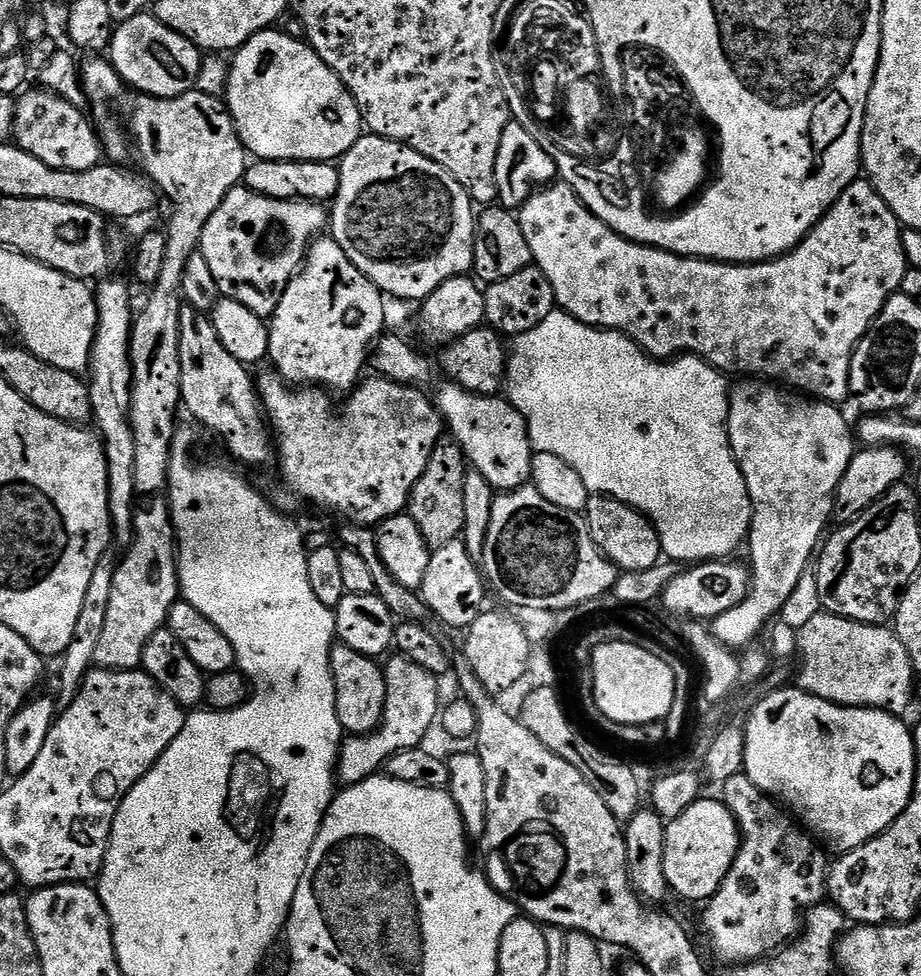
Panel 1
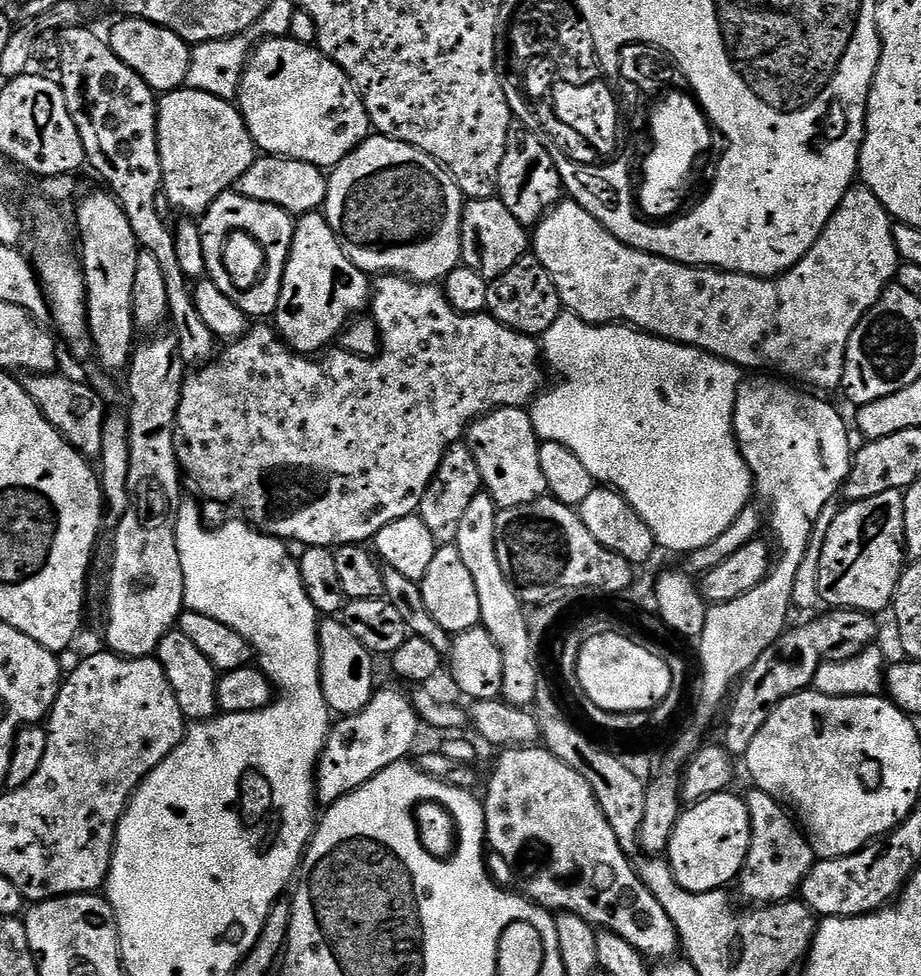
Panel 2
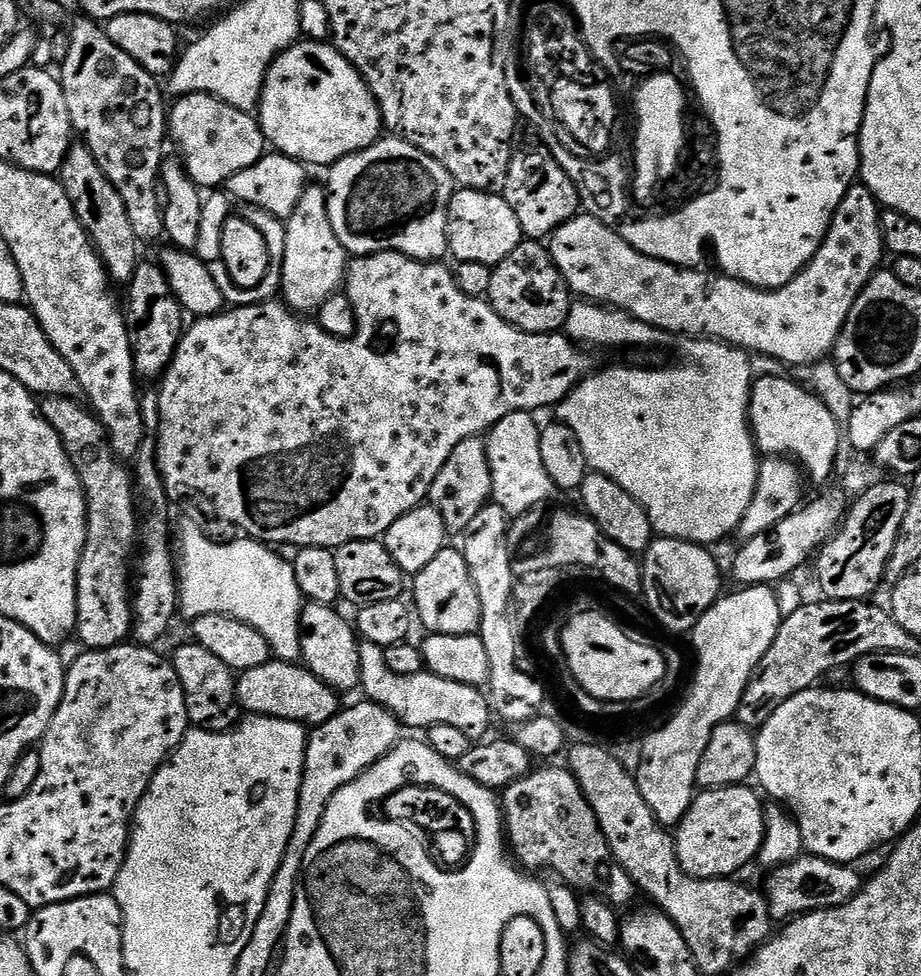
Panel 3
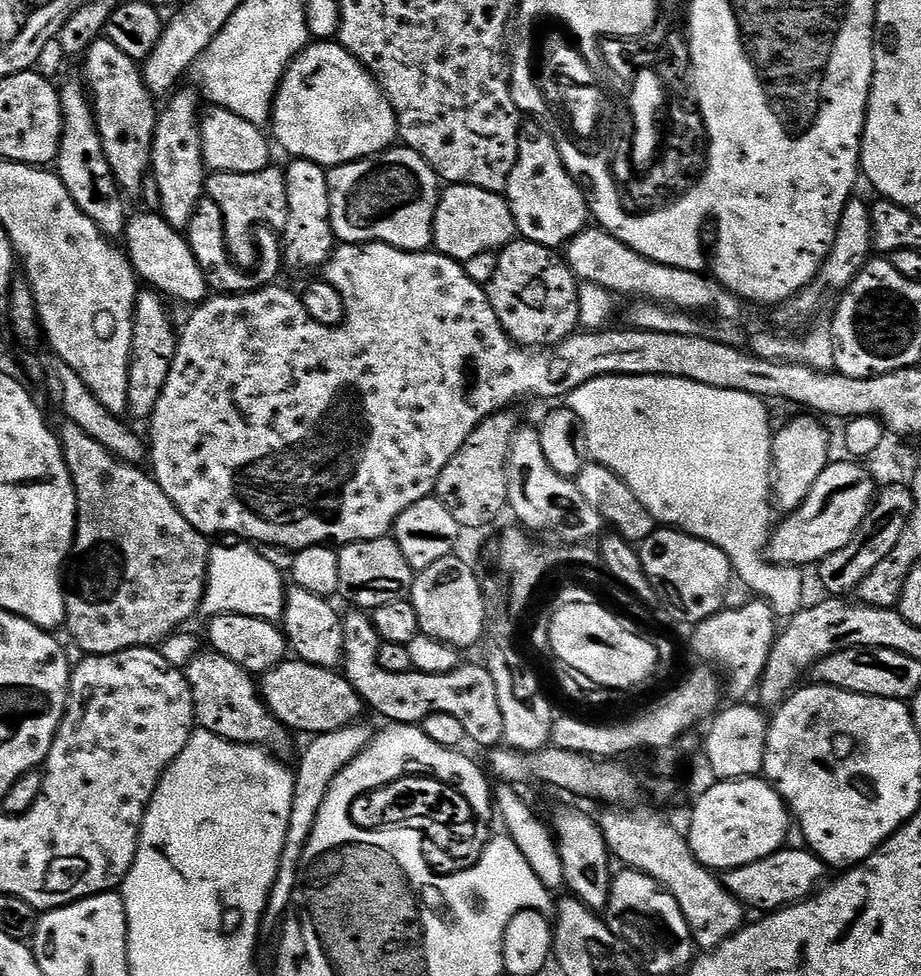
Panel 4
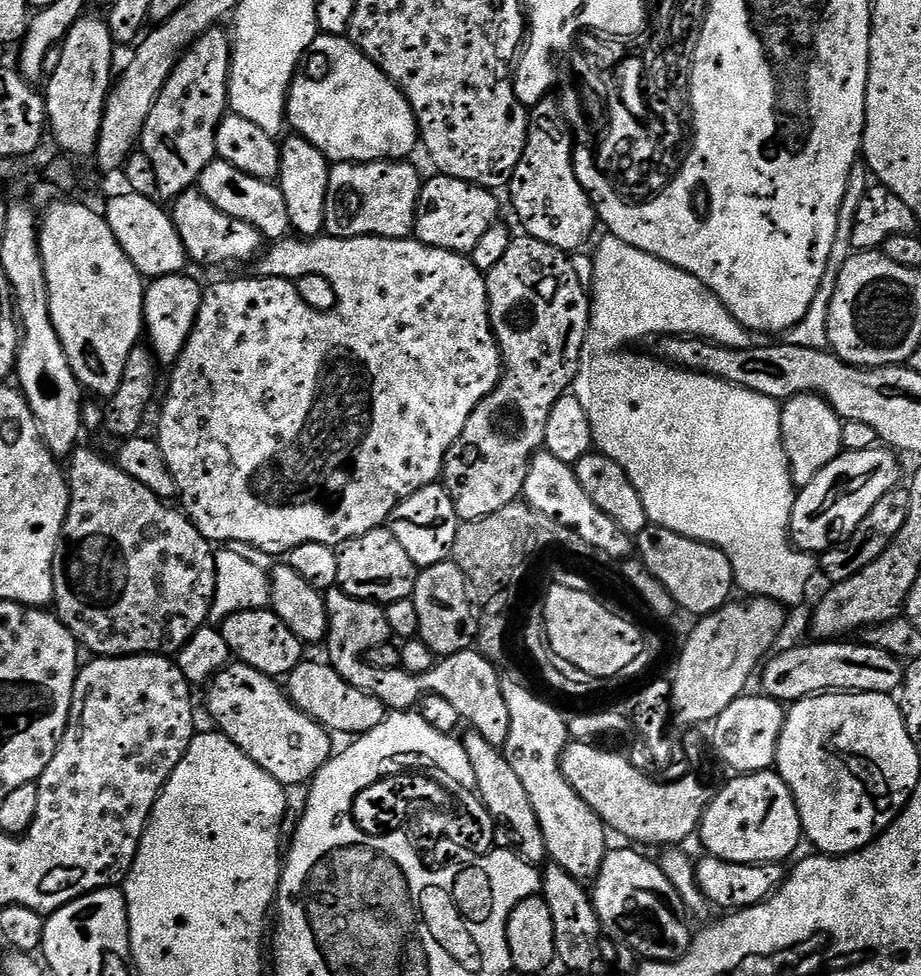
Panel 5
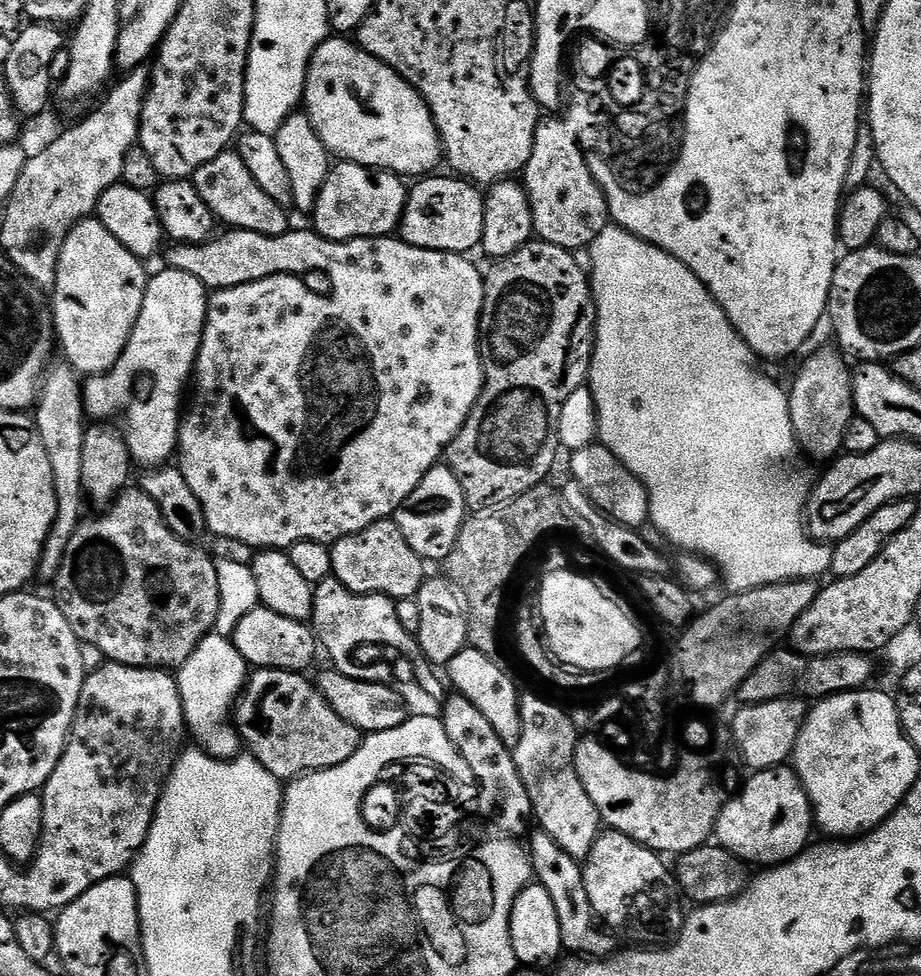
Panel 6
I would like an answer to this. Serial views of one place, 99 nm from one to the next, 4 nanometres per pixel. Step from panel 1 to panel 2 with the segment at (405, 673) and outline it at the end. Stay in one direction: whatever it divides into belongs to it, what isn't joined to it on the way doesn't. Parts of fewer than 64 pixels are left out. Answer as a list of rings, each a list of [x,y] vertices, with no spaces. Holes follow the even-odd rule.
[[[403,687],[383,688],[373,692],[372,701],[362,710],[358,710],[358,714],[339,717],[329,727],[320,761],[316,763],[316,798],[321,805],[336,804],[343,796],[349,796],[351,792],[370,782],[370,778],[386,770],[386,766],[401,763],[407,757],[404,755],[415,746],[416,735],[422,729],[422,721],[412,705],[411,695],[407,691],[404,693]]]

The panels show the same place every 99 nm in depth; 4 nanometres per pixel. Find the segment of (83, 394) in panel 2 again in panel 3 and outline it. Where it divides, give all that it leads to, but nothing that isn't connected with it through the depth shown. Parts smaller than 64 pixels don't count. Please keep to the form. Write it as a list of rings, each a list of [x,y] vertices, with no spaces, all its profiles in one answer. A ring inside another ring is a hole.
[[[50,396],[47,397],[40,404],[40,413],[46,418],[46,422],[52,427],[58,434],[58,438],[62,442],[62,446],[66,450],[68,460],[74,466],[74,470],[80,475],[80,481],[84,487],[84,495],[88,497],[88,540],[84,543],[84,549],[82,550],[82,558],[80,559],[80,565],[78,566],[78,574],[76,575],[76,601],[78,602],[78,610],[76,611],[76,631],[75,635],[85,644],[88,650],[93,648],[113,648],[115,644],[123,644],[132,636],[132,602],[134,599],[133,589],[130,587],[130,565],[134,560],[134,553],[138,548],[138,524],[136,528],[136,500],[138,504],[138,492],[134,487],[134,476],[131,471],[128,472],[123,463],[117,460],[112,454],[112,447],[108,444],[108,438],[105,433],[102,422],[96,417],[95,412],[87,403],[81,402],[79,399],[70,396]]]

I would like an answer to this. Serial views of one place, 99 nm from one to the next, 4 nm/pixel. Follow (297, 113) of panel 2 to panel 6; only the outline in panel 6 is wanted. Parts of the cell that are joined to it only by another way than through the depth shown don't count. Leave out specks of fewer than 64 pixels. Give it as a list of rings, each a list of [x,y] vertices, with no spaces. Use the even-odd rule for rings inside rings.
[[[329,38],[316,47],[316,53],[308,64],[302,108],[329,153],[333,157],[340,156],[336,158],[341,161],[394,172],[401,178],[423,177],[435,169],[432,167],[436,163],[441,163],[440,135],[422,94],[418,94],[418,90],[414,90],[414,86],[410,86],[410,82],[406,82],[402,74],[398,74],[369,52],[363,52],[360,45],[351,39]]]

